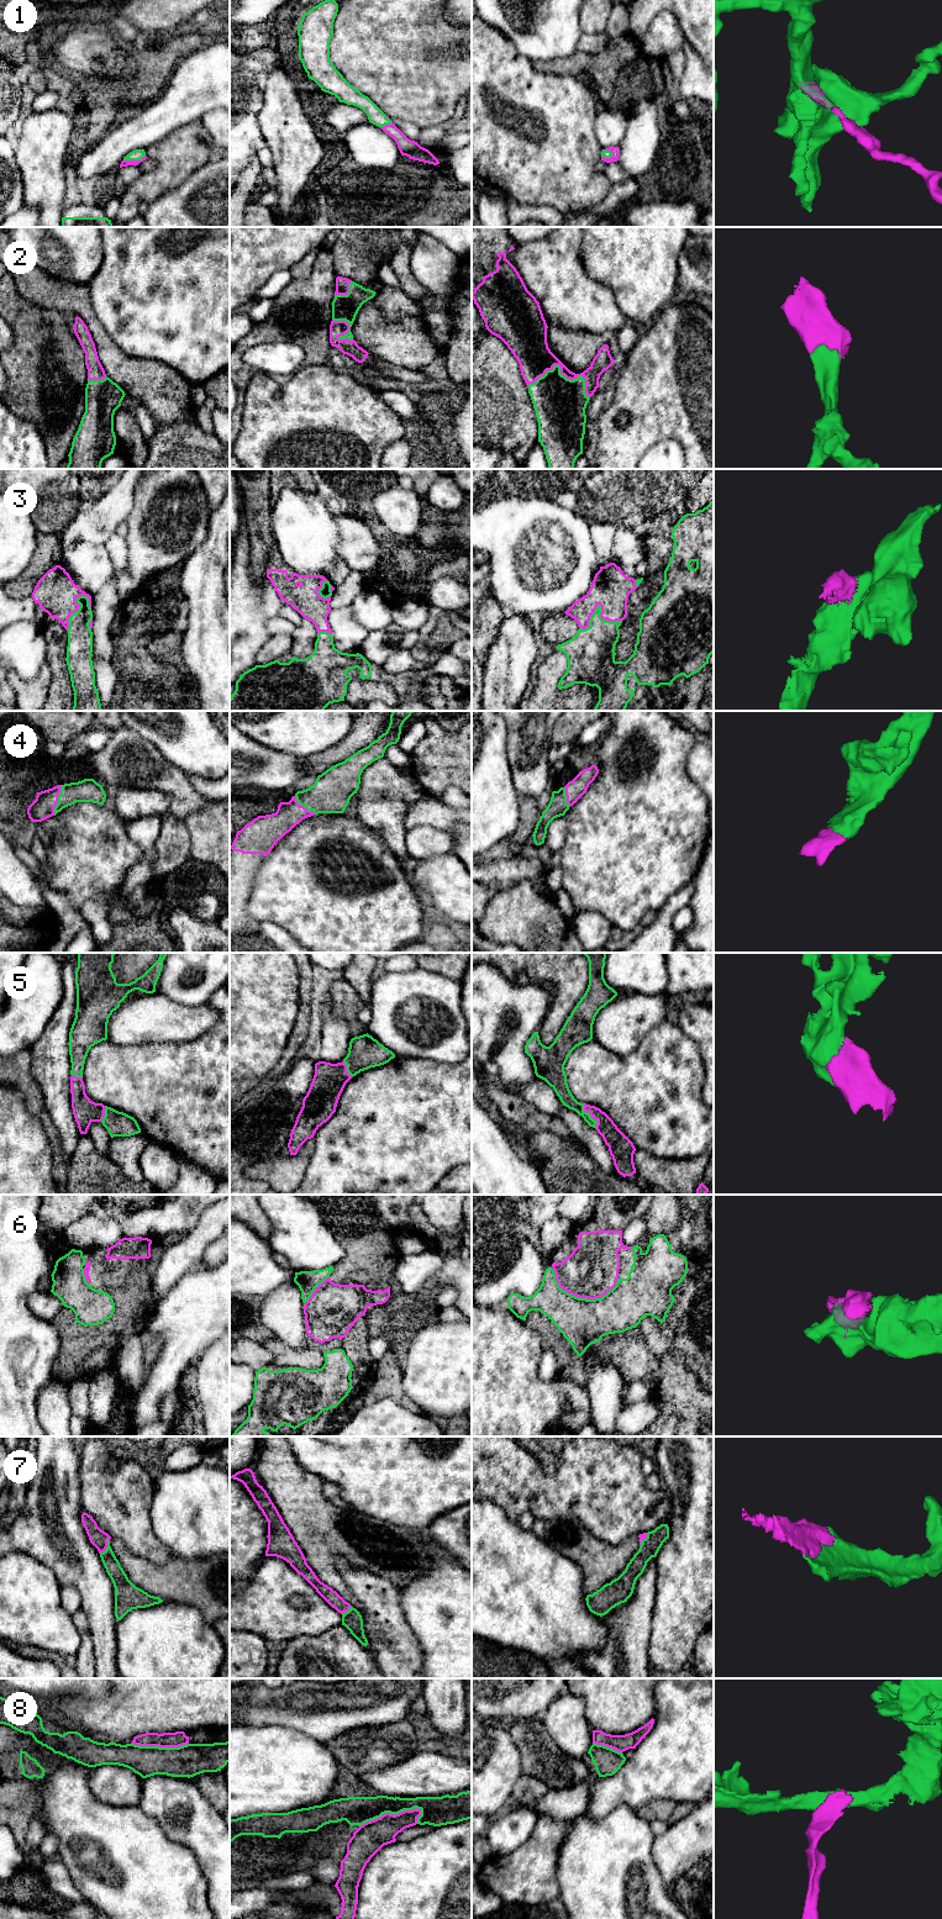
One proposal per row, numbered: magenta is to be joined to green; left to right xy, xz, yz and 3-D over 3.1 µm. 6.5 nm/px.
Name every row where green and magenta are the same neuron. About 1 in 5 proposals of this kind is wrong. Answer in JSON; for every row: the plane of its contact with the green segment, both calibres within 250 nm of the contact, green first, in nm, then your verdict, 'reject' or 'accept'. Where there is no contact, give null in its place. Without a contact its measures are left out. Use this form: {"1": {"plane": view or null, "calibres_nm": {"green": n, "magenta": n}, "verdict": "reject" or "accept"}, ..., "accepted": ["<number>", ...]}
{"1": {"plane": "xy", "calibres_nm": {"green": 80, "magenta": 50}, "verdict": "accept"}, "2": {"plane": "yz", "calibres_nm": {"green": 340, "magenta": 220}, "verdict": "accept"}, "3": {"plane": "yz", "calibres_nm": {"green": 240, "magenta": 260}, "verdict": "accept"}, "4": {"plane": "xy", "calibres_nm": {"green": 160, "magenta": 150}, "verdict": "accept"}, "5": {"plane": "yz", "calibres_nm": {"green": 90, "magenta": 140}, "verdict": "accept"}, "6": {"plane": "yz", "calibres_nm": {"green": 300, "magenta": 360}, "verdict": "accept"}, "7": {"plane": "xy", "calibres_nm": {"green": 110, "magenta": 110}, "verdict": "accept"}, "8": {"plane": "xz", "calibres_nm": {"green": 190, "magenta": 200}, "verdict": "reject"}, "accepted": ["1", "2", "3", "4", "5", "6", "7"]}

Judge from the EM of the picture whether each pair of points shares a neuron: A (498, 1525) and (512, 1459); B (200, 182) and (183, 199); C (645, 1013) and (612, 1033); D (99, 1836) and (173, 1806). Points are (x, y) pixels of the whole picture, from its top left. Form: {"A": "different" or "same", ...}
{"A": "different", "B": "same", "C": "same", "D": "different"}

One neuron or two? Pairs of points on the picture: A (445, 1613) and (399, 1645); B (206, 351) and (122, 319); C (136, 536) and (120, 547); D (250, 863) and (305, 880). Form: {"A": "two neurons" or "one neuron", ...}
{"A": "two neurons", "B": "one neuron", "C": "two neurons", "D": "two neurons"}

